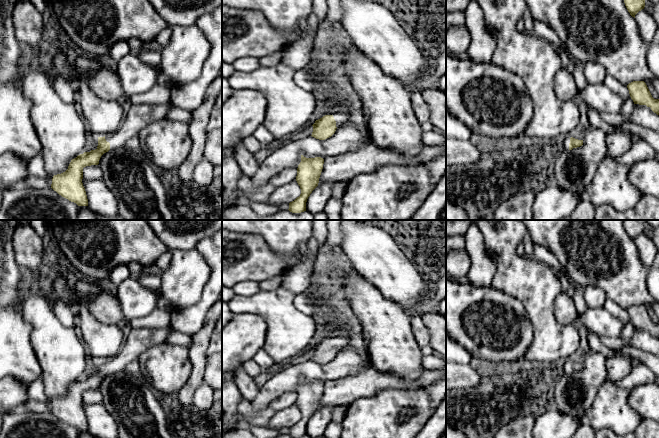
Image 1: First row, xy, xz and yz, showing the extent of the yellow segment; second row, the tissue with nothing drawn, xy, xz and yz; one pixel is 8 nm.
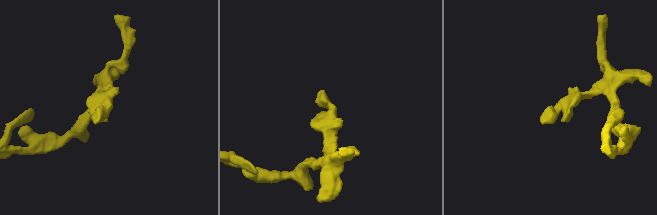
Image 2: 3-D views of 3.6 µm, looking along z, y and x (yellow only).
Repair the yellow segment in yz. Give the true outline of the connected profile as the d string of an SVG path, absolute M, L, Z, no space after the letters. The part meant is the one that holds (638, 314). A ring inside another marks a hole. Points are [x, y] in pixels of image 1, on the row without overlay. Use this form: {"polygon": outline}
{"polygon": "M633 305L627 309L634 328L646 329L659 339L659 323L654 323L644 305Z"}

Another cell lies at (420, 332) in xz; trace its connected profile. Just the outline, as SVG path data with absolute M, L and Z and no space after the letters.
M421 316L411 317L411 328L418 346L420 348L428 346L430 335Z

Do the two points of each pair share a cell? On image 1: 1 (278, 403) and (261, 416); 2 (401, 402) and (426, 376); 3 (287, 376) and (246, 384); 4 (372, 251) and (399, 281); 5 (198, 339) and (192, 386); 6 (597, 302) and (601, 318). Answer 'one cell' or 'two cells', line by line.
1: two cells
2: two cells
3: two cells
4: one cell
5: one cell
6: two cells

